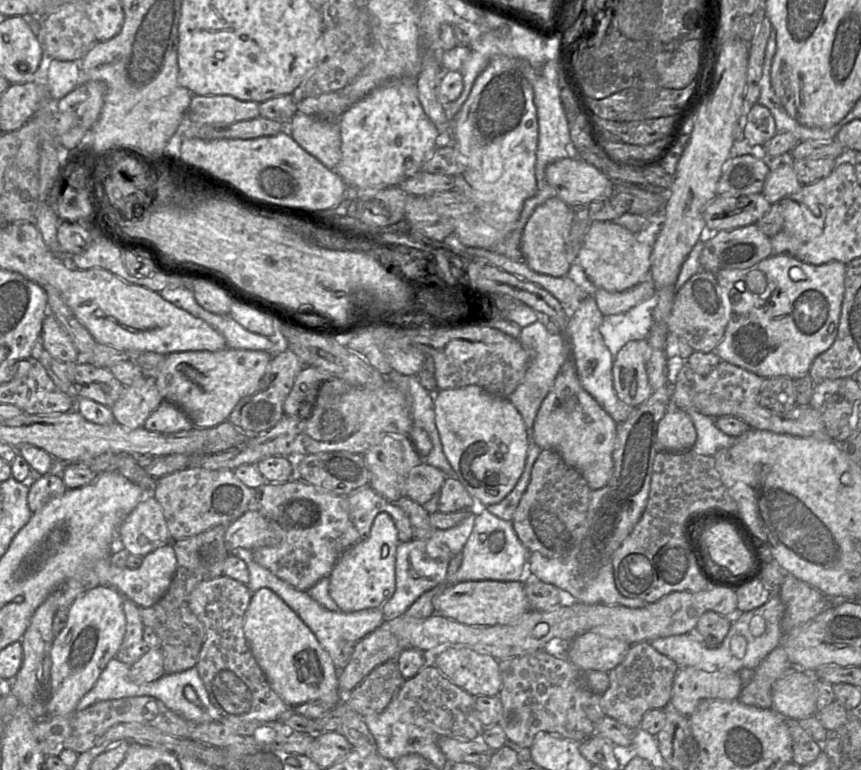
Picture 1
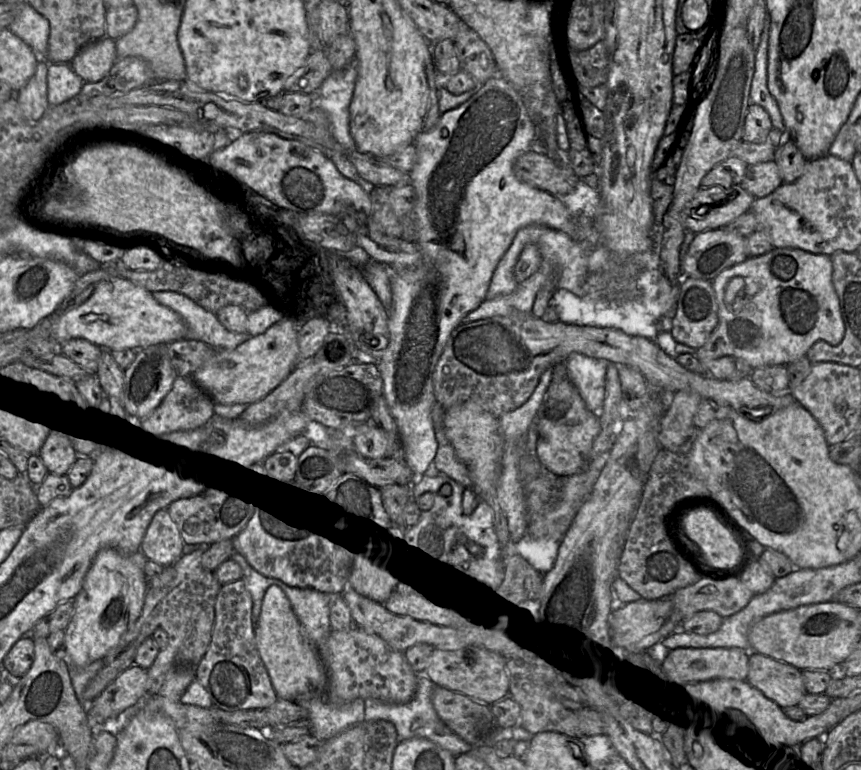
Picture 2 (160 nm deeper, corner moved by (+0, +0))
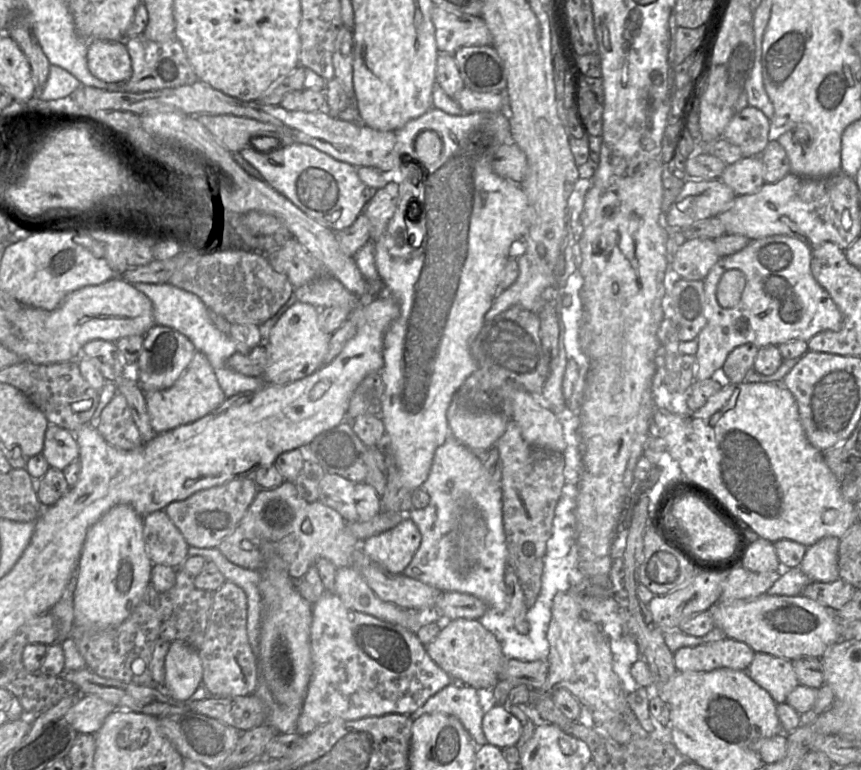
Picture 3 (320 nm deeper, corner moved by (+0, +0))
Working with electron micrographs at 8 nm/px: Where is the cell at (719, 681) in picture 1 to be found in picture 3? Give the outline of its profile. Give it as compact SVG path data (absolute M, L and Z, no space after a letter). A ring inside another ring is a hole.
M731 638L677 649L673 653L677 672L709 672L719 668L747 671L755 651Z

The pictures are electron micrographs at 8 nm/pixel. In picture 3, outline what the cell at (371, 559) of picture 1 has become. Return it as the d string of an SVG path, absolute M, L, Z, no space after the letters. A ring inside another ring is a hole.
M407 516L395 527L360 542L364 553L392 574L402 574L421 543L421 534Z

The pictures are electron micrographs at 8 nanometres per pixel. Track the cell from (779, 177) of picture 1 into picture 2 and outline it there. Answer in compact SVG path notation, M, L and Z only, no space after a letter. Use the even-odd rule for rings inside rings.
M771 160L748 166L740 187L756 199L768 196L782 184L778 166Z

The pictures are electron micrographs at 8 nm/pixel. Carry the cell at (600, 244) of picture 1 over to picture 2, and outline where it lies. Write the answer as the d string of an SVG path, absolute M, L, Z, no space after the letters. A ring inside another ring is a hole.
M495 76L487 80L481 89L471 97L467 102L459 107L441 115L438 123L429 131L421 133L414 141L416 150L415 163L409 172L410 184L414 188L417 201L408 216L400 221L403 227L402 239L414 242L420 249L421 262L411 268L391 269L390 282L392 291L392 303L388 308L390 330L390 343L381 356L379 361L379 370L384 382L383 395L387 400L389 409L398 425L400 443L402 446L401 457L405 459L409 467L416 476L422 476L426 473L429 466L433 463L438 451L438 441L436 439L433 421L431 417L432 407L435 404L436 396L434 392L433 375L436 365L444 351L444 348L453 331L463 323L464 318L486 300L486 294L493 276L493 273L508 248L510 247L516 233L523 227L529 225L543 225L555 230L561 231L574 240L582 238L582 231L573 215L562 203L560 197L532 187L519 180L514 171L514 161L523 153L533 147L536 140L536 129L530 119L528 112L518 92L513 86L501 76Z

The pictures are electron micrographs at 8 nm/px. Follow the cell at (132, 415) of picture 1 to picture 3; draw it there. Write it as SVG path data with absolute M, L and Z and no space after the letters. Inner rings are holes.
M155 324L144 335L143 348L137 360L138 383L143 392L171 387L190 364L196 350L180 332Z

